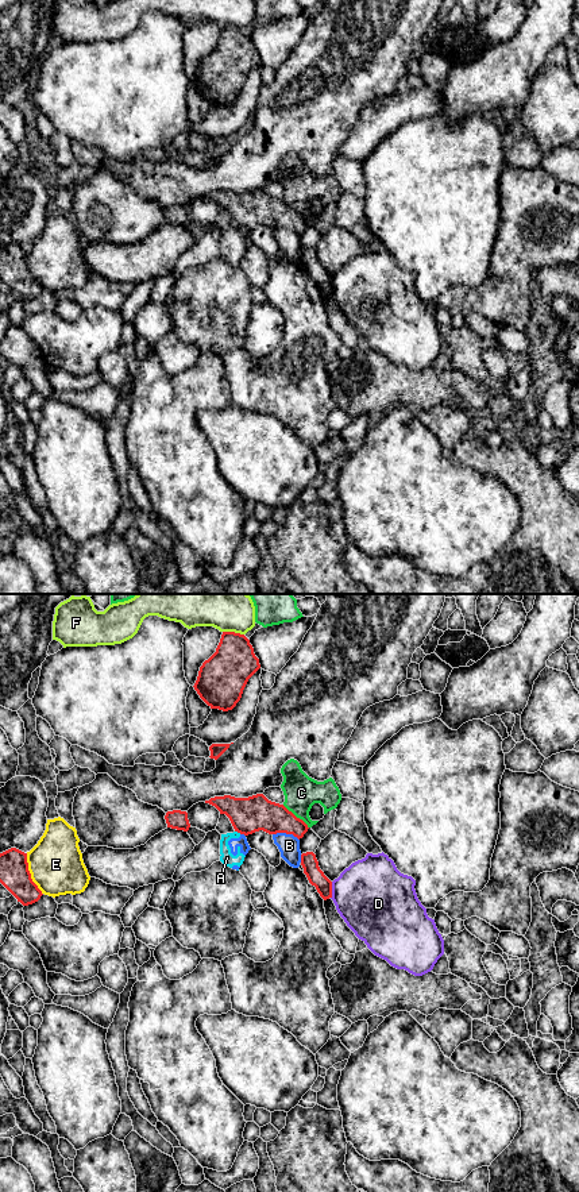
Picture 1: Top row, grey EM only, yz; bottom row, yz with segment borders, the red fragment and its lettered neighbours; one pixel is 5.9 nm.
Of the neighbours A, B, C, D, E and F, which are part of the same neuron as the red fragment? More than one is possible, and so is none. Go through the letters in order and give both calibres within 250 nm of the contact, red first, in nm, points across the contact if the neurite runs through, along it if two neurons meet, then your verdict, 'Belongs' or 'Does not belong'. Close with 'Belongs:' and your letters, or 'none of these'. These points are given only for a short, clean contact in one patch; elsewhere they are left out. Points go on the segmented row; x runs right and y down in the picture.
A: Thickness 220 nm (red) against 80 nm. Boundary: yz (235, 830), (240, 833). Does not belong
B: Thickness 220 nm (red) against 130 nm. Does not belong
C: Thickness 220 nm (red) against 200 nm. Does not belong
D: Thickness 100 nm (red) against 440 nm. Does not belong
E: Thickness 180 nm (red) against 320 nm. Does not belong
F: Thickness 280 nm (red) against 360 nm. Does not belong
Belongs: none of these

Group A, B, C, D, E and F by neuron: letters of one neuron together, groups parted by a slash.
A B / C / D / E / F

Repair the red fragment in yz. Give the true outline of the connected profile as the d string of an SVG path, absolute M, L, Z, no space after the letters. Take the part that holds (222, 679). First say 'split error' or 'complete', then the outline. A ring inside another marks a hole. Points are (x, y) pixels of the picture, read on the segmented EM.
complete; M223 632L216 652L202 663L194 690L211 707L232 710L248 679L260 668L250 640L240 633Z

